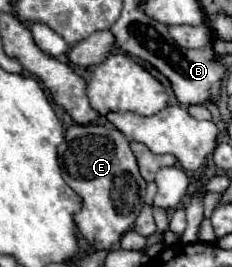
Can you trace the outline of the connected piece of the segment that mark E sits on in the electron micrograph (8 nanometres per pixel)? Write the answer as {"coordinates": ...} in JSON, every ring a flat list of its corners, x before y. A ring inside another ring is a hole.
{"coordinates":[[72,125,60,145,60,161,62,175,66,175,64,181,84,199,82,211,76,213,76,225,82,237,94,249,110,251,144,207,142,191,146,191,146,181,138,171,130,141,118,129,106,125]]}

